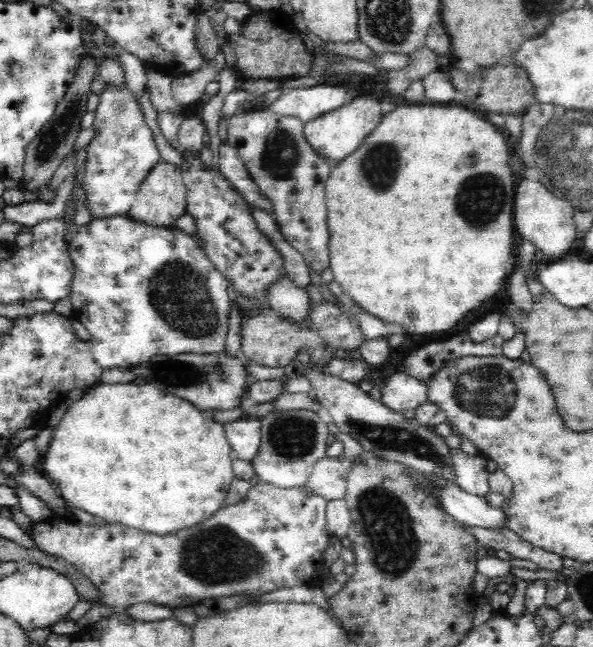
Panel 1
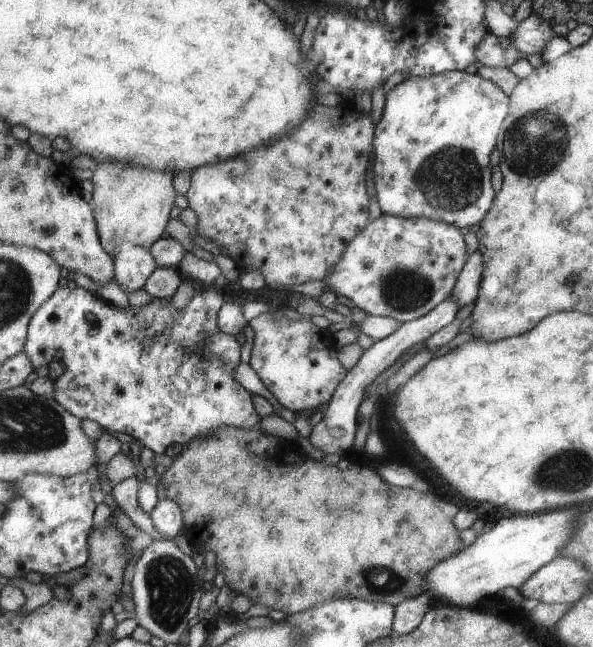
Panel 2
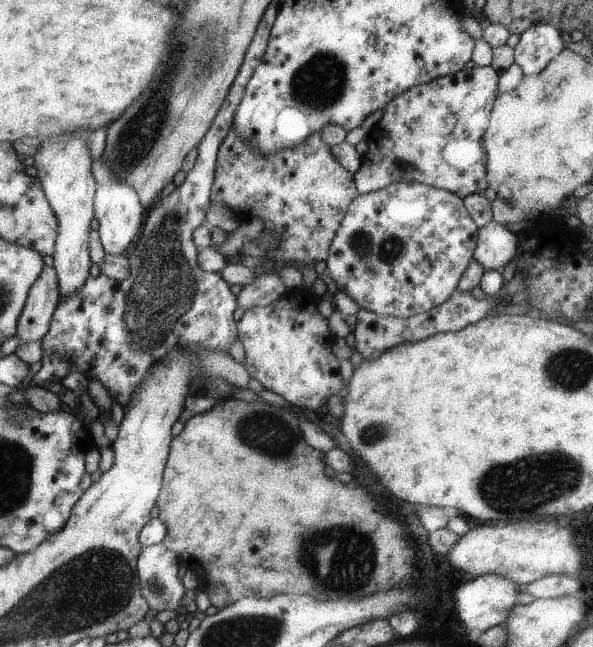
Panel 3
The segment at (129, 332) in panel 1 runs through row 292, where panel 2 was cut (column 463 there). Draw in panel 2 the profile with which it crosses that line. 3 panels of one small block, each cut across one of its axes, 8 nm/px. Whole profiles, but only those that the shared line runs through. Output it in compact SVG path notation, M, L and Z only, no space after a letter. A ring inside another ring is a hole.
M454 70L424 77L407 76L387 91L381 116L376 122L376 160L372 168L381 212L405 219L425 217L455 227L477 225L494 200L489 182L489 152L495 146L495 136L499 135L502 120L507 115L507 96L503 90L477 73Z

